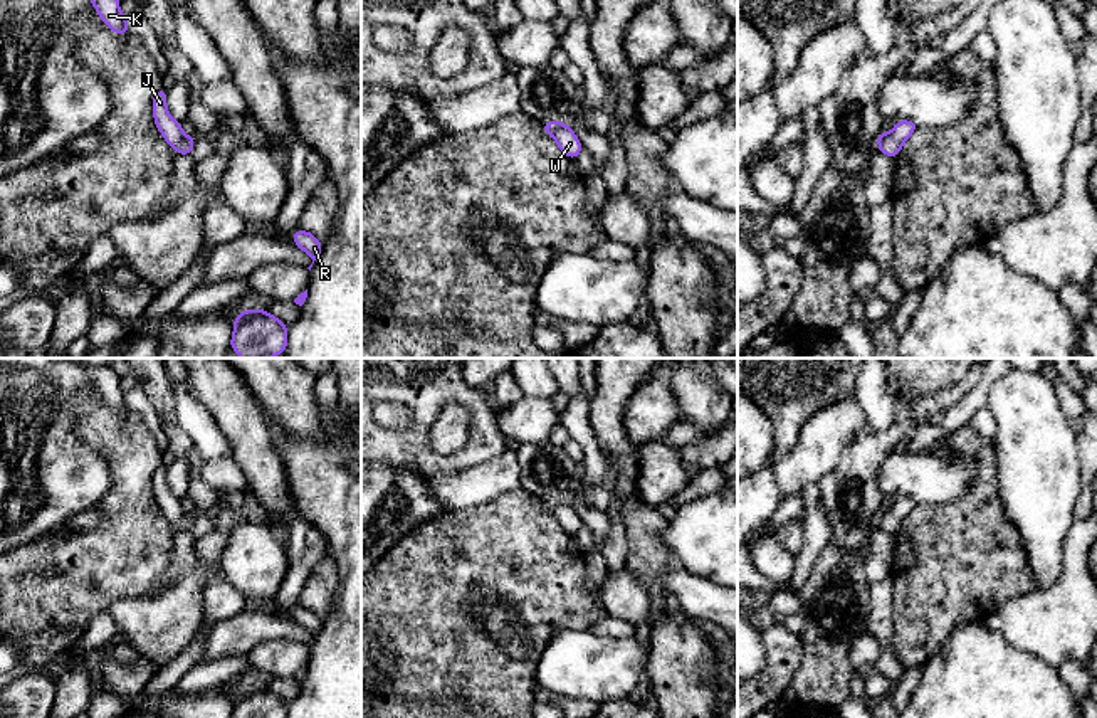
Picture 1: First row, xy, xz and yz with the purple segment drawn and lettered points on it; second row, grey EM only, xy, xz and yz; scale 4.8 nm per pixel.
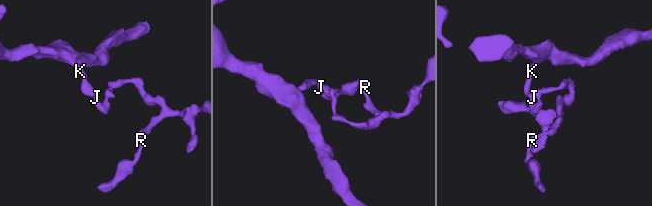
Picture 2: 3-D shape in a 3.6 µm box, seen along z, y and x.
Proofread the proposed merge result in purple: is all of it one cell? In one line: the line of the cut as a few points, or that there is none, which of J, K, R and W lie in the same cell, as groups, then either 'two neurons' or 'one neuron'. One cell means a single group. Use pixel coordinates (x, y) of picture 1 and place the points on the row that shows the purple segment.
xz (565, 123), (551, 135) | J K / R W | two neurons

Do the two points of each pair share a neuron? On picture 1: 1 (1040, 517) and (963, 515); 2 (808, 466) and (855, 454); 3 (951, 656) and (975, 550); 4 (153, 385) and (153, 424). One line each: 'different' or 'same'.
1: different
2: different
3: different
4: different

